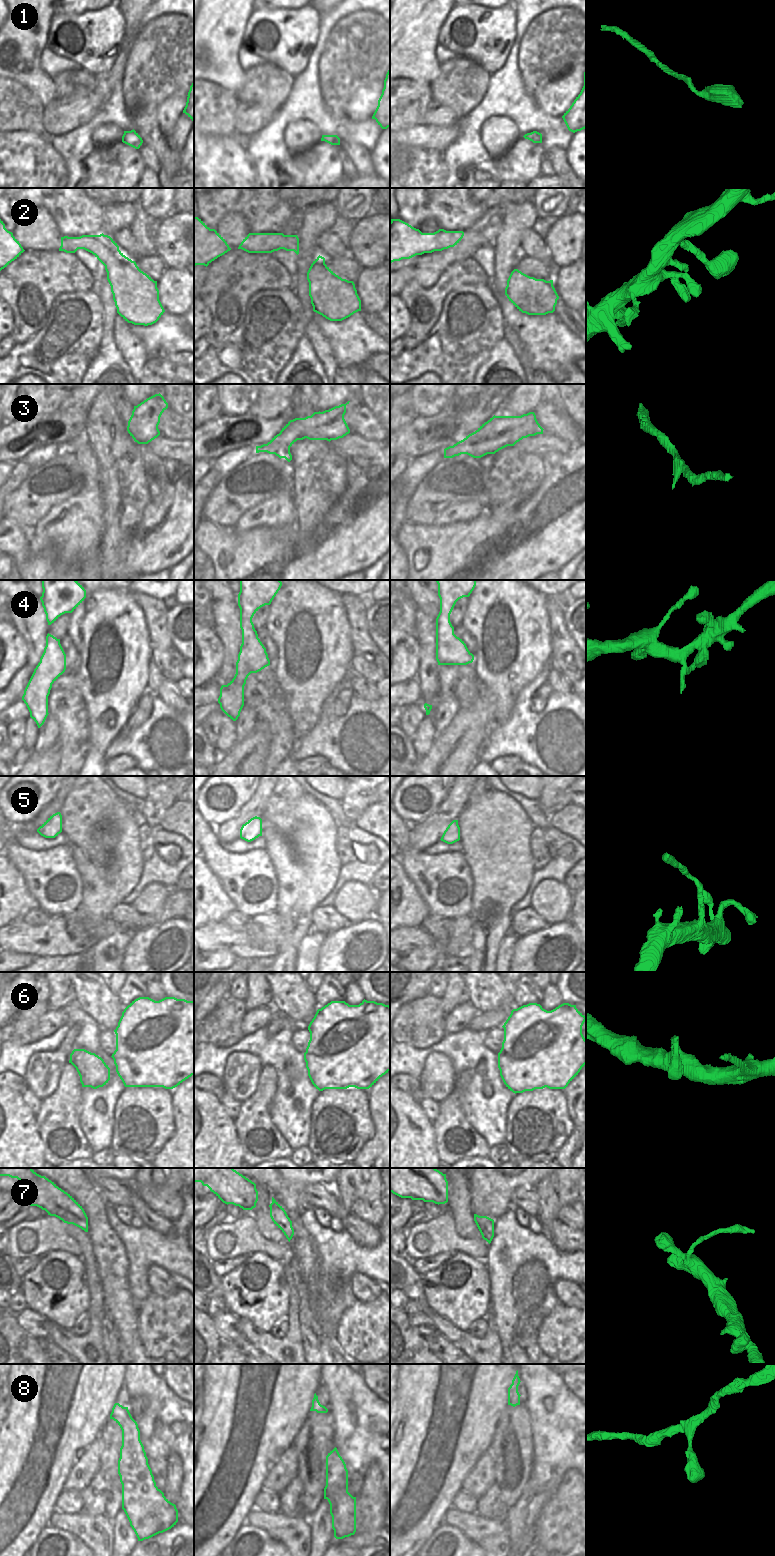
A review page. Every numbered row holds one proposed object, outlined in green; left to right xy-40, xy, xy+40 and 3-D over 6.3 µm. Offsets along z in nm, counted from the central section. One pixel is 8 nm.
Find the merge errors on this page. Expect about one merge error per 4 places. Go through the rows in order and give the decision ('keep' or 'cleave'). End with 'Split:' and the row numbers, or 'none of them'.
1: keep
2: keep
3: keep
4: keep
5: keep
6: keep
7: keep
8: keep
Split: none of them

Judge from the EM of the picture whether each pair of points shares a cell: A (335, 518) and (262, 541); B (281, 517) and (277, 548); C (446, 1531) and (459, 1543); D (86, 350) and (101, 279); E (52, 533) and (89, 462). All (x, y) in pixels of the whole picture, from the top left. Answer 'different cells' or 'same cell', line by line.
A: same cell
B: different cells
C: same cell
D: different cells
E: same cell

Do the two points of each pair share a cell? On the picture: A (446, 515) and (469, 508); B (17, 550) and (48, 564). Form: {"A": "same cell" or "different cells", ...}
{"A": "same cell", "B": "same cell"}

